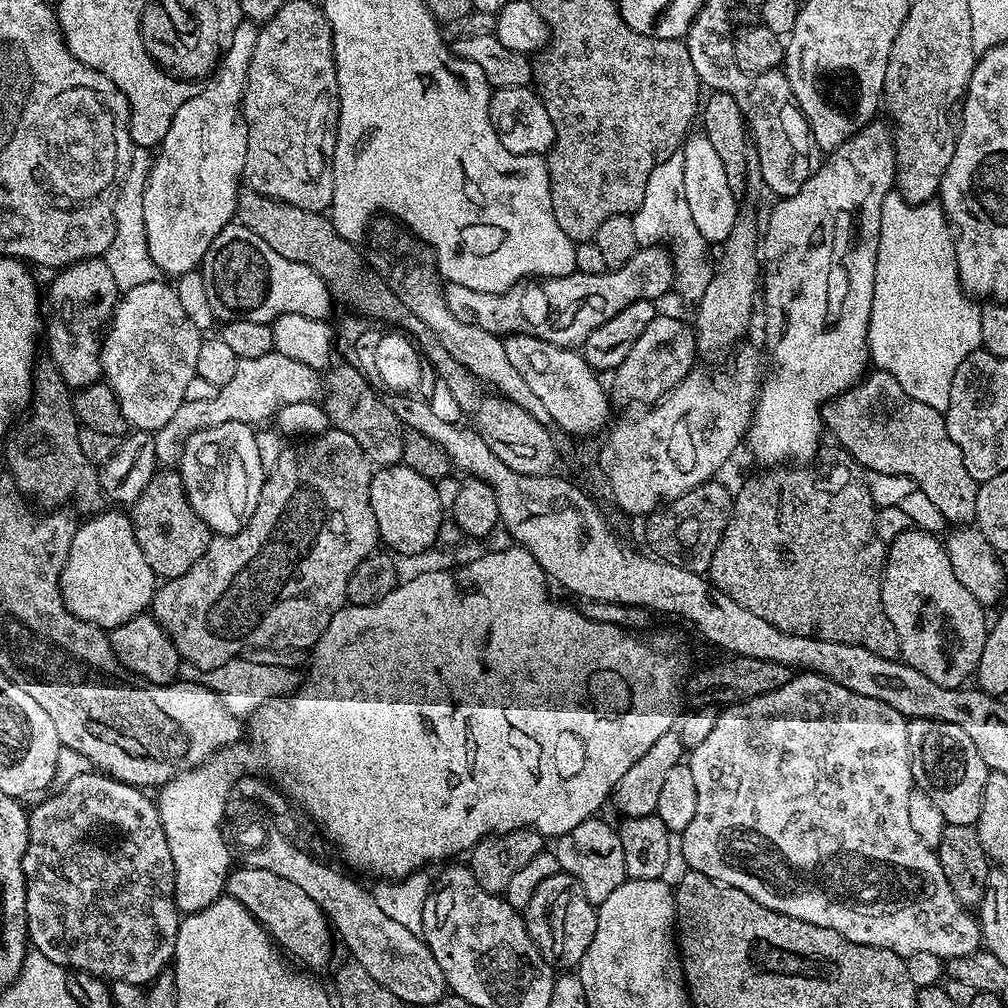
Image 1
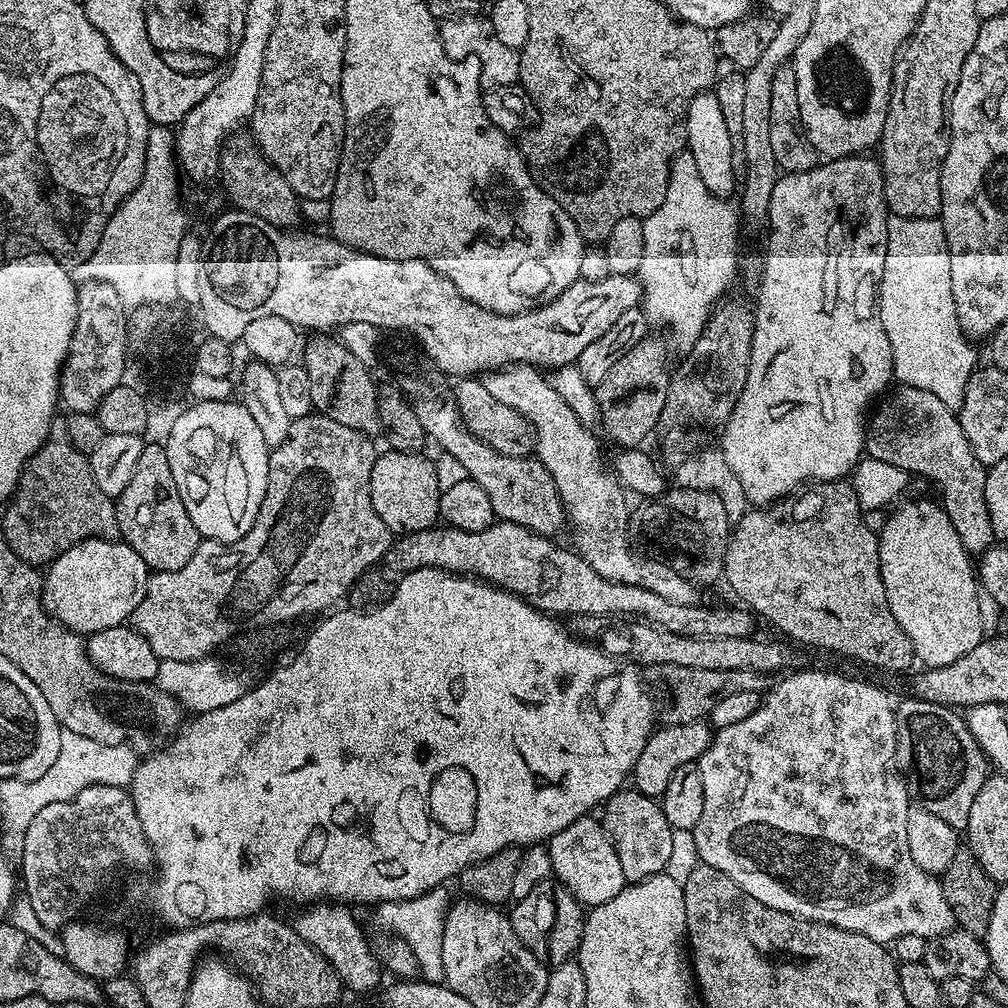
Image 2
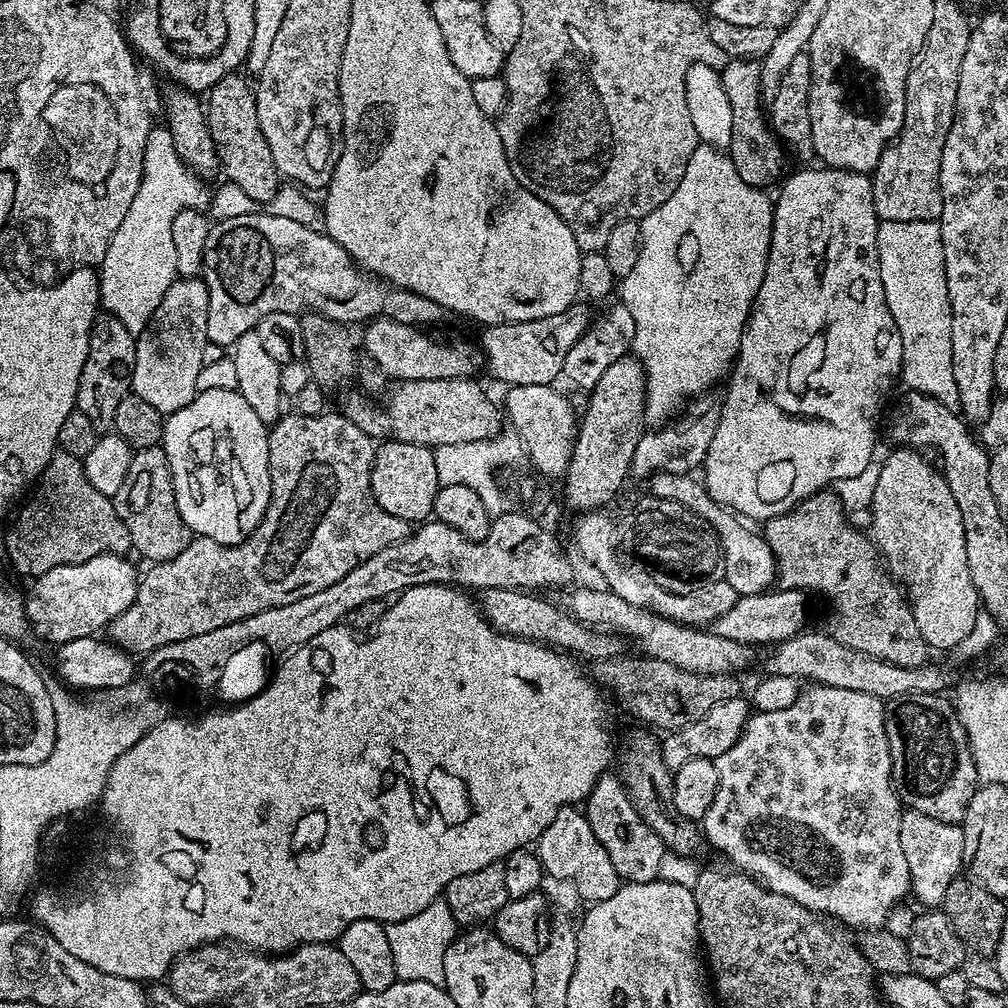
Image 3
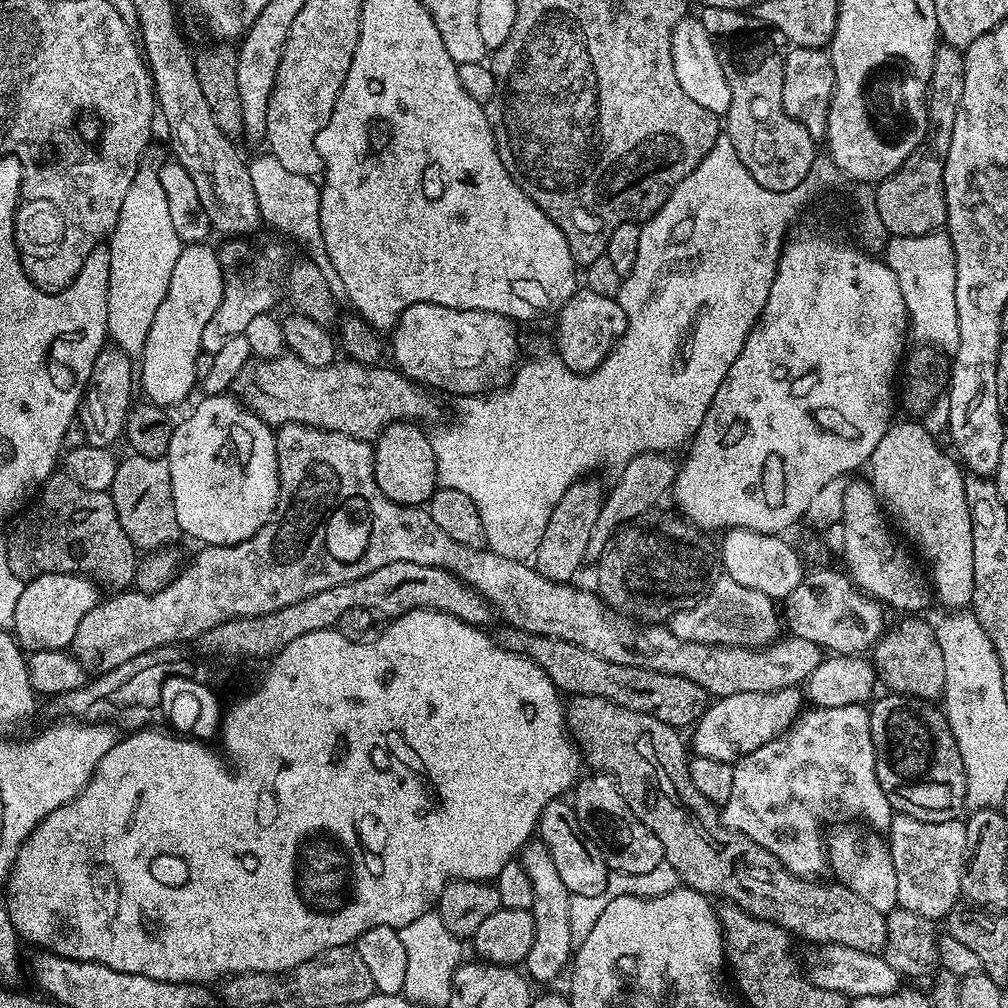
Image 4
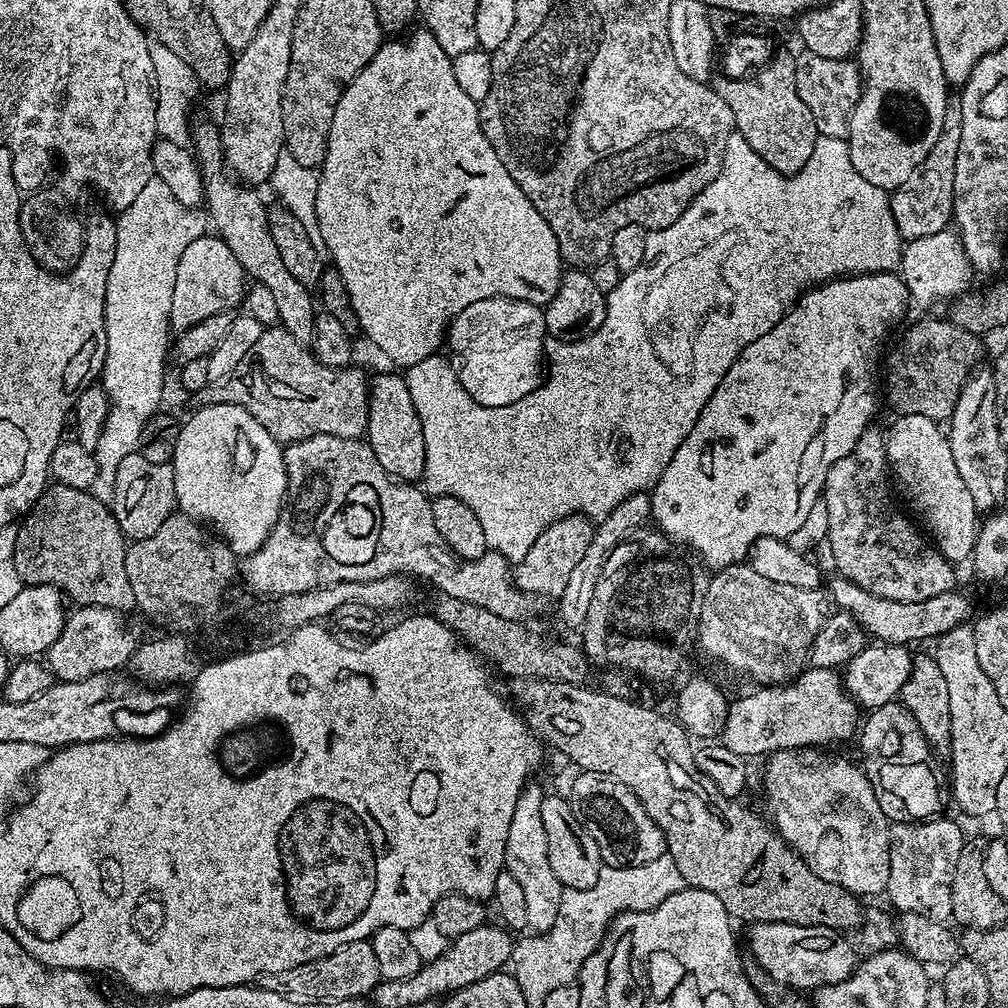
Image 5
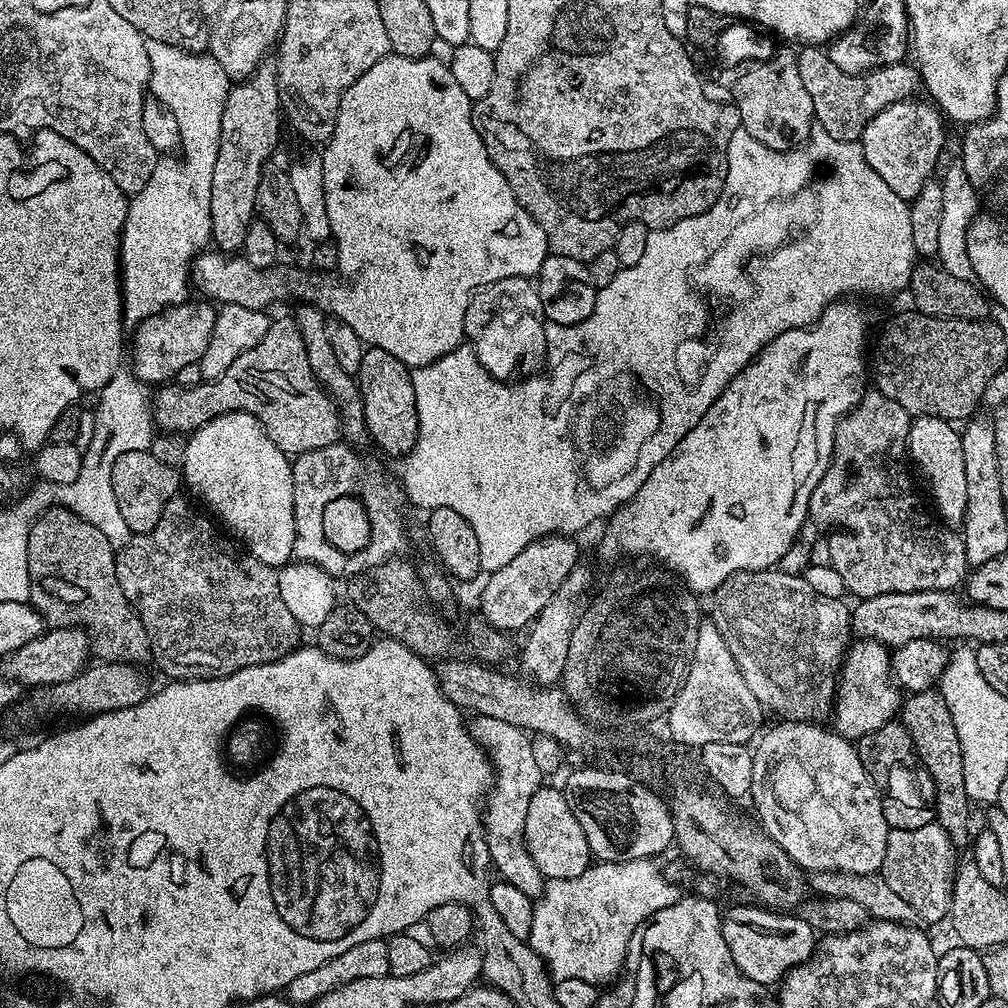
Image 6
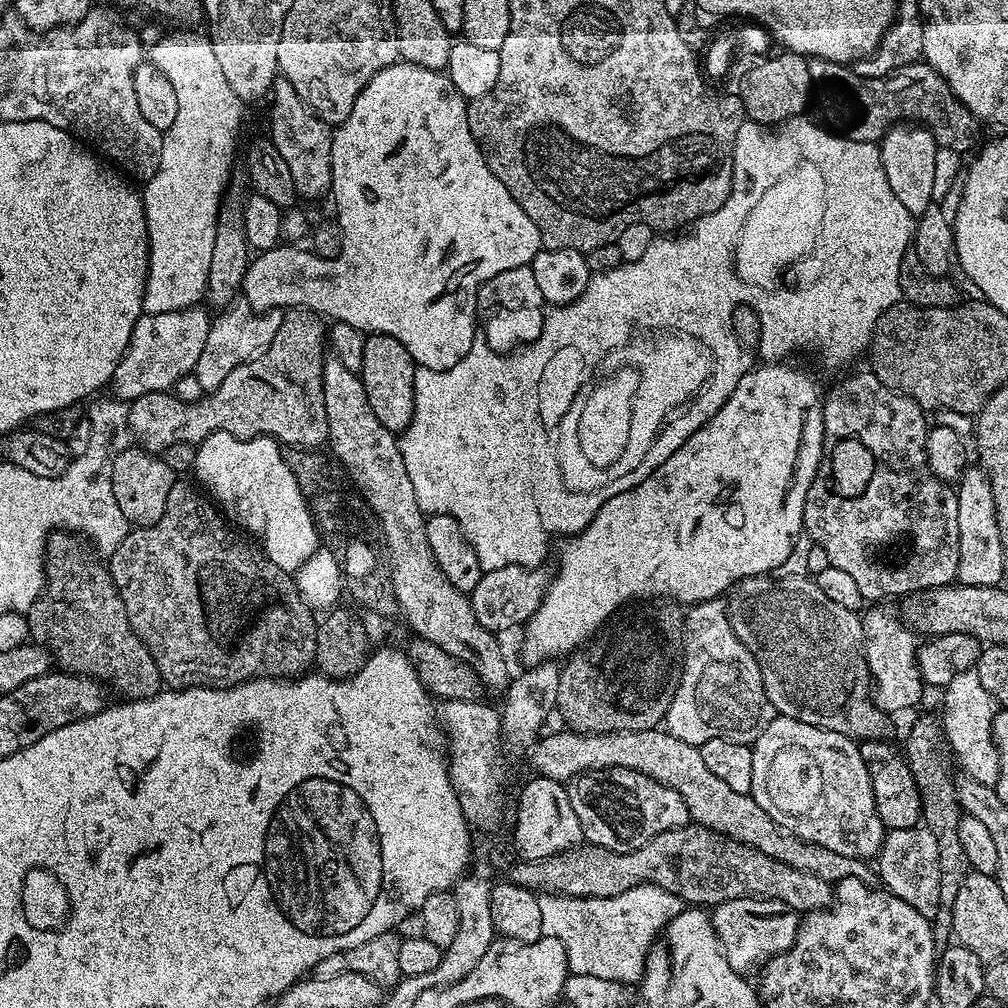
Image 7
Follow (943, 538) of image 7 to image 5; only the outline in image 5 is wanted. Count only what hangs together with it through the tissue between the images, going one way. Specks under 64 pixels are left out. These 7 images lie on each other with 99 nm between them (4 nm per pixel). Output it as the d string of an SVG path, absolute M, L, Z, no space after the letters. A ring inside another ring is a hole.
M876 426L864 431L846 458L838 458L828 467L822 501L829 514L826 548L832 551L837 573L862 590L894 602L922 602L953 591L957 587L953 561L947 560L902 513L888 512L892 504L888 480L890 484L886 436Z

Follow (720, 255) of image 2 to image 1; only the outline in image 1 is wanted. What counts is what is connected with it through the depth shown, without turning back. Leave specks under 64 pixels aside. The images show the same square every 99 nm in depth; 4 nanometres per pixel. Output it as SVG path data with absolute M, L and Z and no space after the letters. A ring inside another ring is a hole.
M677 154L666 162L654 166L650 178L646 182L646 196L642 198L642 206L631 213L634 222L634 238L640 246L667 246L672 253L674 269L674 288L691 302L699 302L702 294L706 294L706 286L714 271L708 265L704 251L710 248L709 241L698 234L698 226L694 226L694 218L690 216L690 205L686 202L686 186L682 186L683 155Z

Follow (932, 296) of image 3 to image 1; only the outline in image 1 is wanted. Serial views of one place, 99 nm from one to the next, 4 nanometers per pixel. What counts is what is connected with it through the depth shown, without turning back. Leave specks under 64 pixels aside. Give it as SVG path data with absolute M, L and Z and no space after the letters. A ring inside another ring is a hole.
M895 190L887 192L882 202L882 222L880 223L880 237L878 238L878 250L876 251L876 269L874 270L874 298L872 299L872 313L870 314L870 323L868 323L868 354L871 363L875 365L879 371L888 372L894 378L898 378L898 386L902 386L902 390L908 394L912 392L910 398L920 396L918 402L926 402L926 406L934 406L934 410L939 412L945 412L950 406L950 382L954 382L954 374L958 370L958 366L962 366L962 362L966 362L966 358L970 353L977 351L982 345L982 322L980 321L980 308L978 307L977 301L973 297L969 296L964 288L960 285L960 279L958 278L958 262L956 261L956 241L954 239L954 229L951 224L948 223L948 215L945 214L943 208L940 207L939 203L929 202L927 204L911 204L906 202L902 198L902 194Z

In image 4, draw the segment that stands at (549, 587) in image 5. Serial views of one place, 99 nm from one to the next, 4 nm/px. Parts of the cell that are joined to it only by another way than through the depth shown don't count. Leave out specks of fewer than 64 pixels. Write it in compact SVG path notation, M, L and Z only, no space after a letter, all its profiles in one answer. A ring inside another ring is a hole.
M596 478L578 479L564 491L558 506L554 506L550 514L550 522L546 522L546 534L542 534L542 542L534 557L536 571L554 582L577 579L576 571L586 564L586 546L589 545L590 533L594 530L594 522L598 519L598 510L604 503L605 495L605 489L600 489Z

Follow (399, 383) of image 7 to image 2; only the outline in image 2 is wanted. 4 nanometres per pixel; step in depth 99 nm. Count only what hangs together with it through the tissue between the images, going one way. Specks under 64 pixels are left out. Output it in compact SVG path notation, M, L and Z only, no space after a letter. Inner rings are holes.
M384 450L377 455L370 474L370 502L393 534L425 532L440 520L440 487L435 463L418 452Z

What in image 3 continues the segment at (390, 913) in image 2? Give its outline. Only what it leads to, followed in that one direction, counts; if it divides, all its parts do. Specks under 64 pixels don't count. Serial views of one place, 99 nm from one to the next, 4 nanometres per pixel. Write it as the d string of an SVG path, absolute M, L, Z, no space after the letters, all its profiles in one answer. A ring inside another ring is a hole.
M441 898L408 919L386 926L387 938L394 953L395 970L401 980L430 982L442 986L445 978L445 952L457 939L460 926L447 903Z

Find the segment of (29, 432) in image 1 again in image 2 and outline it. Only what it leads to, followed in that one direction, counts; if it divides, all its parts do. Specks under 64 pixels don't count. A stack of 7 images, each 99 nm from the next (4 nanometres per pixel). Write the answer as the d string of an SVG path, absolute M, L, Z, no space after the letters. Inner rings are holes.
M60 422L53 423L48 441L26 462L16 491L12 493L3 512L2 535L6 538L10 550L14 550L14 554L18 554L22 562L33 566L51 564L66 550L70 550L75 544L81 544L84 540L115 540L120 536L116 500L102 494L98 482L94 482L88 456L73 446L68 437L67 427Z

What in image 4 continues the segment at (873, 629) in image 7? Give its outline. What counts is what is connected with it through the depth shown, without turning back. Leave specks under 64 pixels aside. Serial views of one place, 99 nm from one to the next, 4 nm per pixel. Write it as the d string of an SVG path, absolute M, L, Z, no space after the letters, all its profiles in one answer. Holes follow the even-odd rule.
M796 688L721 696L715 702L709 703L691 729L691 751L702 758L735 762L786 731L796 721L796 717L801 715L800 700L802 704L801 693Z

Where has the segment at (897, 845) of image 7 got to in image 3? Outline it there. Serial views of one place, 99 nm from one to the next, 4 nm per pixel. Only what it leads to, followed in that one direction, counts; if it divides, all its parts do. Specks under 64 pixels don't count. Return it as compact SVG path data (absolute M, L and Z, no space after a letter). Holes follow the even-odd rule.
M904 810L900 813L900 845L902 854L906 854L906 866L910 872L911 895L916 895L924 906L943 905L946 886L958 879L966 864L963 827Z

